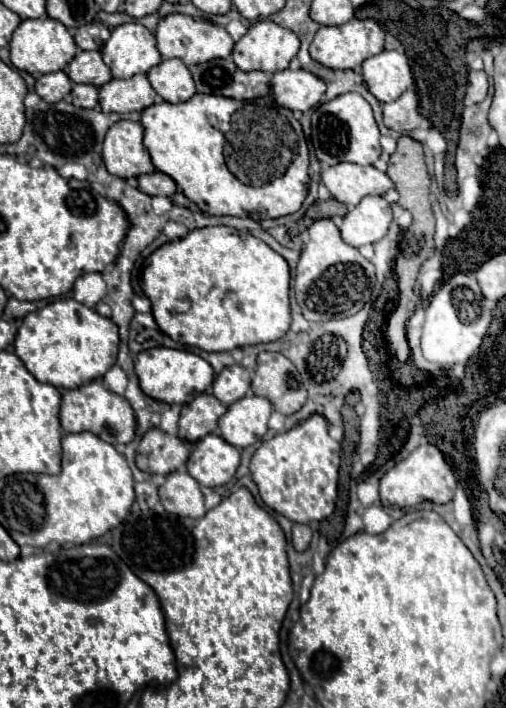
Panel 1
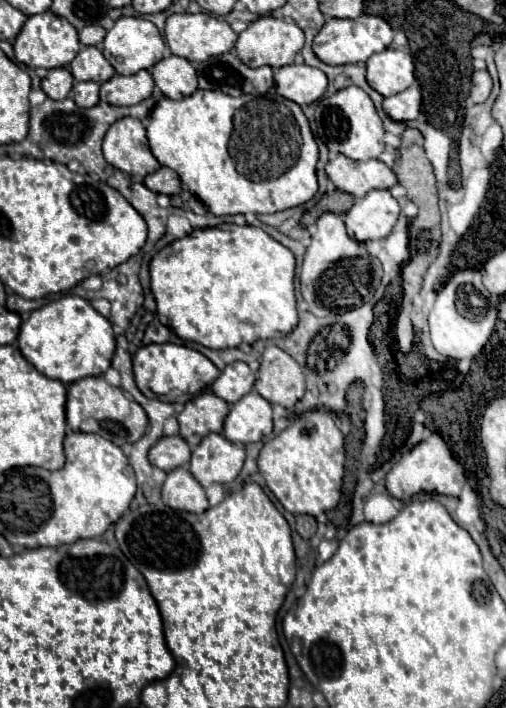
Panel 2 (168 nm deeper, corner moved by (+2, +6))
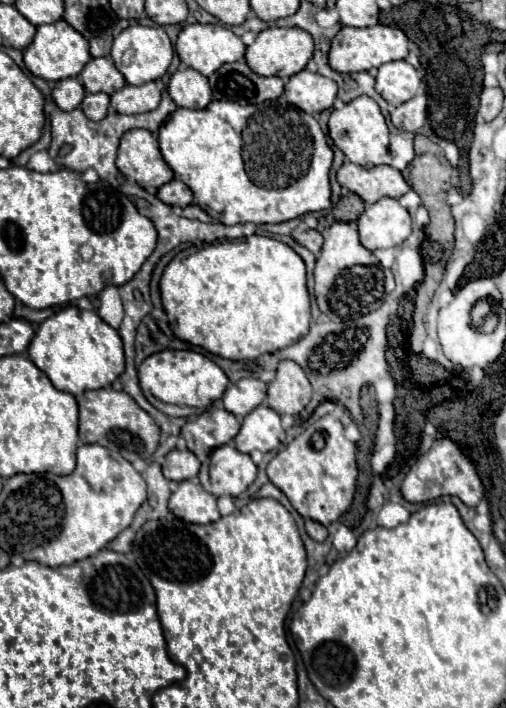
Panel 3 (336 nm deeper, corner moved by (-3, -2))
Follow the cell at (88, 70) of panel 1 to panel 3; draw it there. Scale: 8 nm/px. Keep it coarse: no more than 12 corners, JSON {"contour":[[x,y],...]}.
{"contour":[[108,56],[80,72],[86,92],[112,94],[126,84]]}

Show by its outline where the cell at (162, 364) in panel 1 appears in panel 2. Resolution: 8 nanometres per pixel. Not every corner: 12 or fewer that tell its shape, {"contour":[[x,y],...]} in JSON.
{"contour":[[147,344],[132,361],[147,398],[197,396],[219,376],[201,352]]}

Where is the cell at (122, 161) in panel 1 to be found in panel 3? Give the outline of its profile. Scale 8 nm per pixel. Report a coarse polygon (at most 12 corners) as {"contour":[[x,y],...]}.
{"contour":[[142,128],[120,138],[116,166],[142,188],[174,172]]}

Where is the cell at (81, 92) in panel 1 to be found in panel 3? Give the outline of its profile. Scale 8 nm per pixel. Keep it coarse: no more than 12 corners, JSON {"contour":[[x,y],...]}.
{"contour":[[86,94],[80,108],[90,120],[102,120],[108,94]]}

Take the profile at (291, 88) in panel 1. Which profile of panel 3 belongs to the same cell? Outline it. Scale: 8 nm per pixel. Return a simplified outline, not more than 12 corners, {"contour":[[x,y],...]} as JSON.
{"contour":[[302,70],[284,98],[308,114],[332,108],[336,82]]}

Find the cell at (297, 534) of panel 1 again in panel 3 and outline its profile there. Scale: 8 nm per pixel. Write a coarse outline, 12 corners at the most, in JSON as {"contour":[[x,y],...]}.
{"contour":[[306,520],[306,532],[316,542],[324,542],[328,530],[320,522]]}

